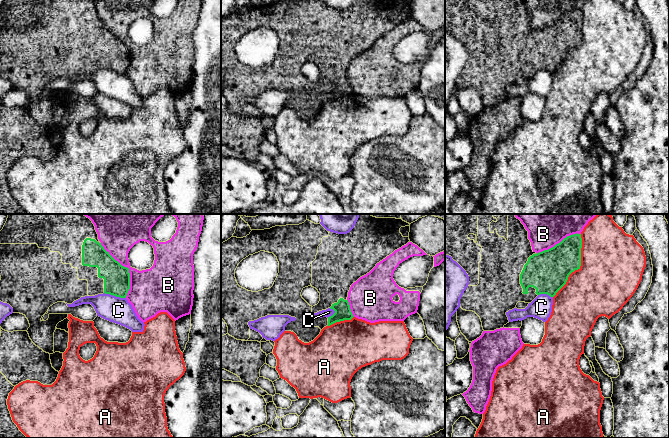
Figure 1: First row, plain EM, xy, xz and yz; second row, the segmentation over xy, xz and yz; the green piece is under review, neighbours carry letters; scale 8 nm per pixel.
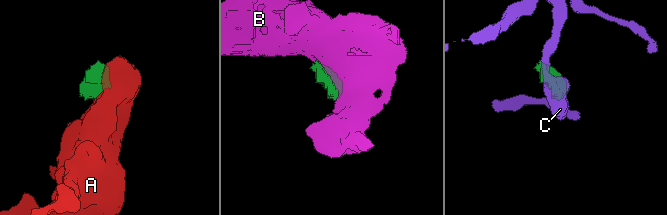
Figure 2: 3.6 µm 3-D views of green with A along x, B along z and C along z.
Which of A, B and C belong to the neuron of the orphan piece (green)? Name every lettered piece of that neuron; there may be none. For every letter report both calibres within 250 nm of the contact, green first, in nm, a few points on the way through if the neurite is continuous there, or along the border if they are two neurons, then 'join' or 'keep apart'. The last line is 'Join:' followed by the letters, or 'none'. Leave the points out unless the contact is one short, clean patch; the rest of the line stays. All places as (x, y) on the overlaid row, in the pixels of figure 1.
A: 320/480 nm | keep apart
B: 220/340 nm | keep apart
C: 220/220 nm | along xy (104, 292), (125, 298) | keep apart
Join: none

